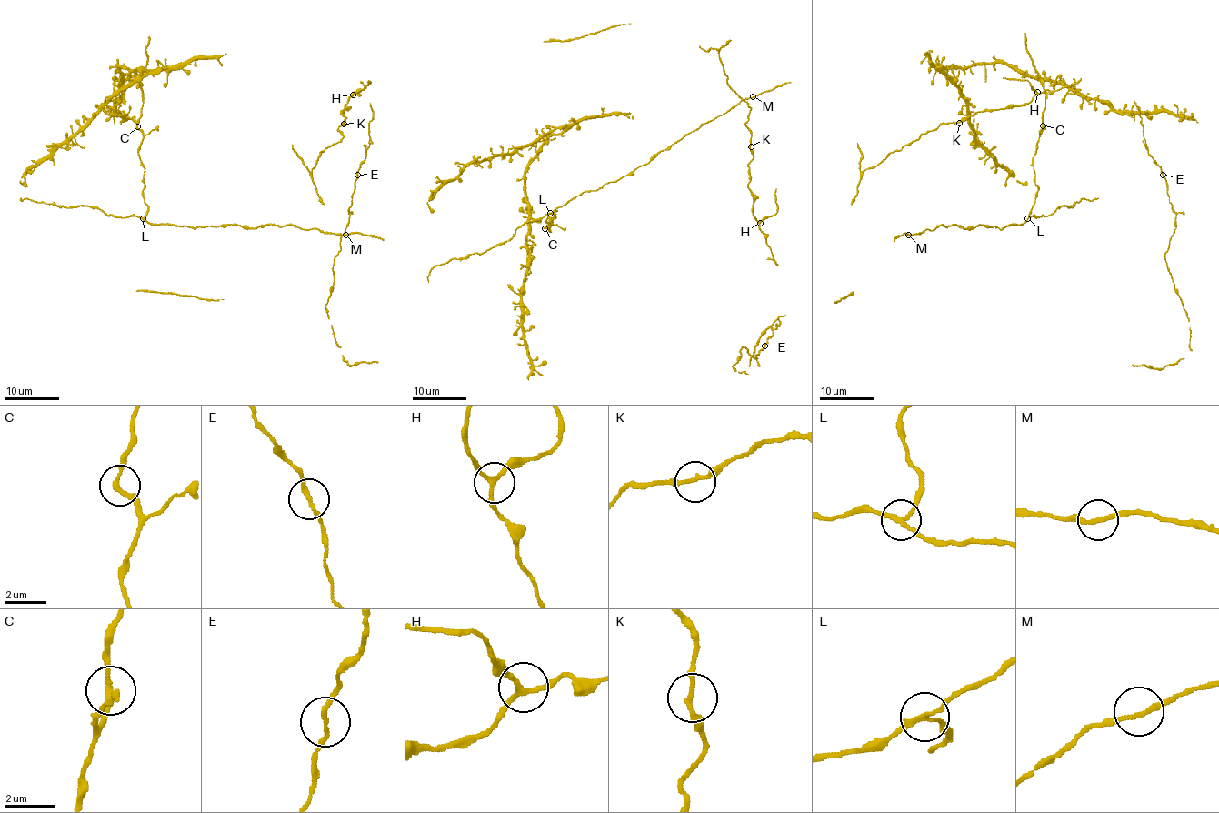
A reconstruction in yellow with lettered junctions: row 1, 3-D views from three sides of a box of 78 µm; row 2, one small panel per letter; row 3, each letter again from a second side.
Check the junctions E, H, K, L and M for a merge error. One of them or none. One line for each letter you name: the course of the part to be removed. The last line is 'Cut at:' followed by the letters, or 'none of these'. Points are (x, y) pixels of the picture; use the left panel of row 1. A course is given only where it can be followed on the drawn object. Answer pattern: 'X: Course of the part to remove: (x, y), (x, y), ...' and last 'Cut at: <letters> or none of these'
L: Course of the part to remove: (143, 218), (147, 212), (144, 165), (137, 148), (143, 137), (137, 126), (150, 36)
Cut at: L

